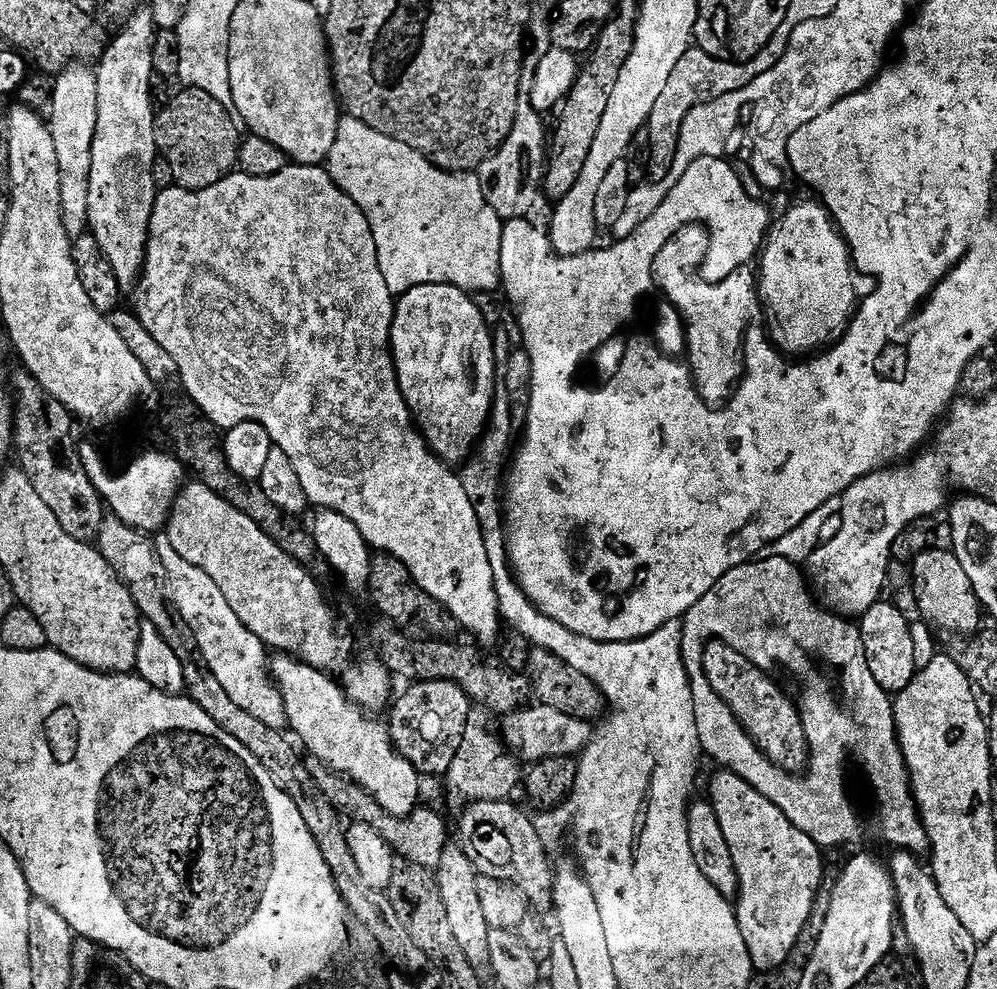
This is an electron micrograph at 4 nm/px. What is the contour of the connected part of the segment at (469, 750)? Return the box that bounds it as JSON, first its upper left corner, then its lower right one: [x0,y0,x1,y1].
[446,706,522,810]

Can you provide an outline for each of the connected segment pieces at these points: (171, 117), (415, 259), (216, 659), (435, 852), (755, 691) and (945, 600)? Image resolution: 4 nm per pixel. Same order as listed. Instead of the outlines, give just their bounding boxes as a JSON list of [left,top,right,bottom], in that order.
[[156,88,241,192],[326,115,505,298],[154,534,288,729],[304,755,450,870],[704,639,808,773],[910,548,981,638]]

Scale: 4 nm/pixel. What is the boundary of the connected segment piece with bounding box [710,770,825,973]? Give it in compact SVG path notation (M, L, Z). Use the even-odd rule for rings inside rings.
M720 771L712 780L710 801L717 812L718 823L730 846L738 874L740 890L734 901L738 926L748 947L753 969L757 973L769 972L790 958L790 950L794 950L794 942L798 942L798 934L802 934L810 918L820 883L824 880L825 857L818 845L802 834L802 830L798 830L798 826L794 826L794 822L790 822L790 818L786 818L786 814L782 814L782 810L778 810L770 798L764 798L738 774Z

